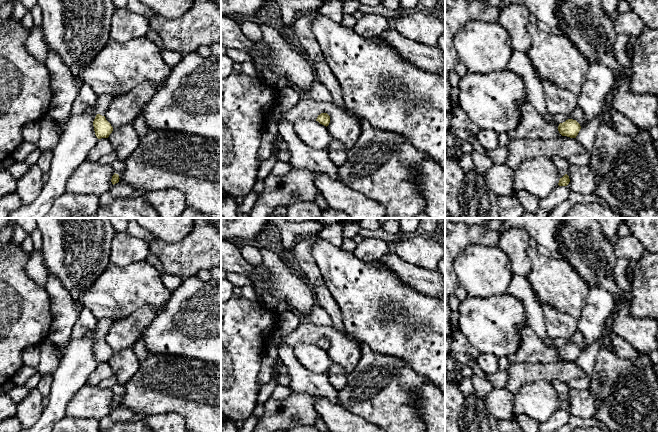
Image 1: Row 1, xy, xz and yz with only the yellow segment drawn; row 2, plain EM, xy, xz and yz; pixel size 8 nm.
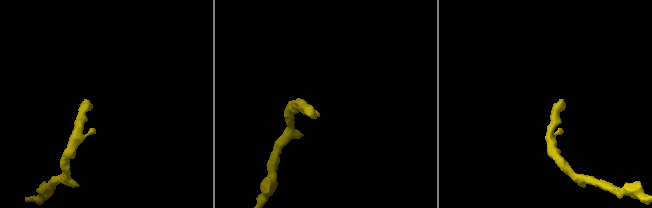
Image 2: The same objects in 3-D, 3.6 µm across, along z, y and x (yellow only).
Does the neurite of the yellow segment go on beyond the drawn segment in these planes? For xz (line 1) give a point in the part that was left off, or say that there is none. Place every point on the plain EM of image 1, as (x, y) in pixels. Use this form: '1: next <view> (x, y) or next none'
1: next none

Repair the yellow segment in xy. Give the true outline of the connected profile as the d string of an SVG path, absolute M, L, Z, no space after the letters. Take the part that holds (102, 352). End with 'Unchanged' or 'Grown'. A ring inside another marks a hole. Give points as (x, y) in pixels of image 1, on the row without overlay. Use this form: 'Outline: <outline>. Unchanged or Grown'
Outline: M110 318L99 319L96 331L97 339L93 345L95 359L98 363L108 362L113 355L113 351L104 340L113 323L114 321Z. Grown

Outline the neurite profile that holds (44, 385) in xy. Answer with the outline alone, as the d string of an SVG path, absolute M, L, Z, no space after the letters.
M52 374L42 376L37 389L43 397L48 397L50 394L50 386L52 383Z

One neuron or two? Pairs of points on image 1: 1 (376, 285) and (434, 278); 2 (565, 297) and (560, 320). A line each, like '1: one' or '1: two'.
1: two
2: two

